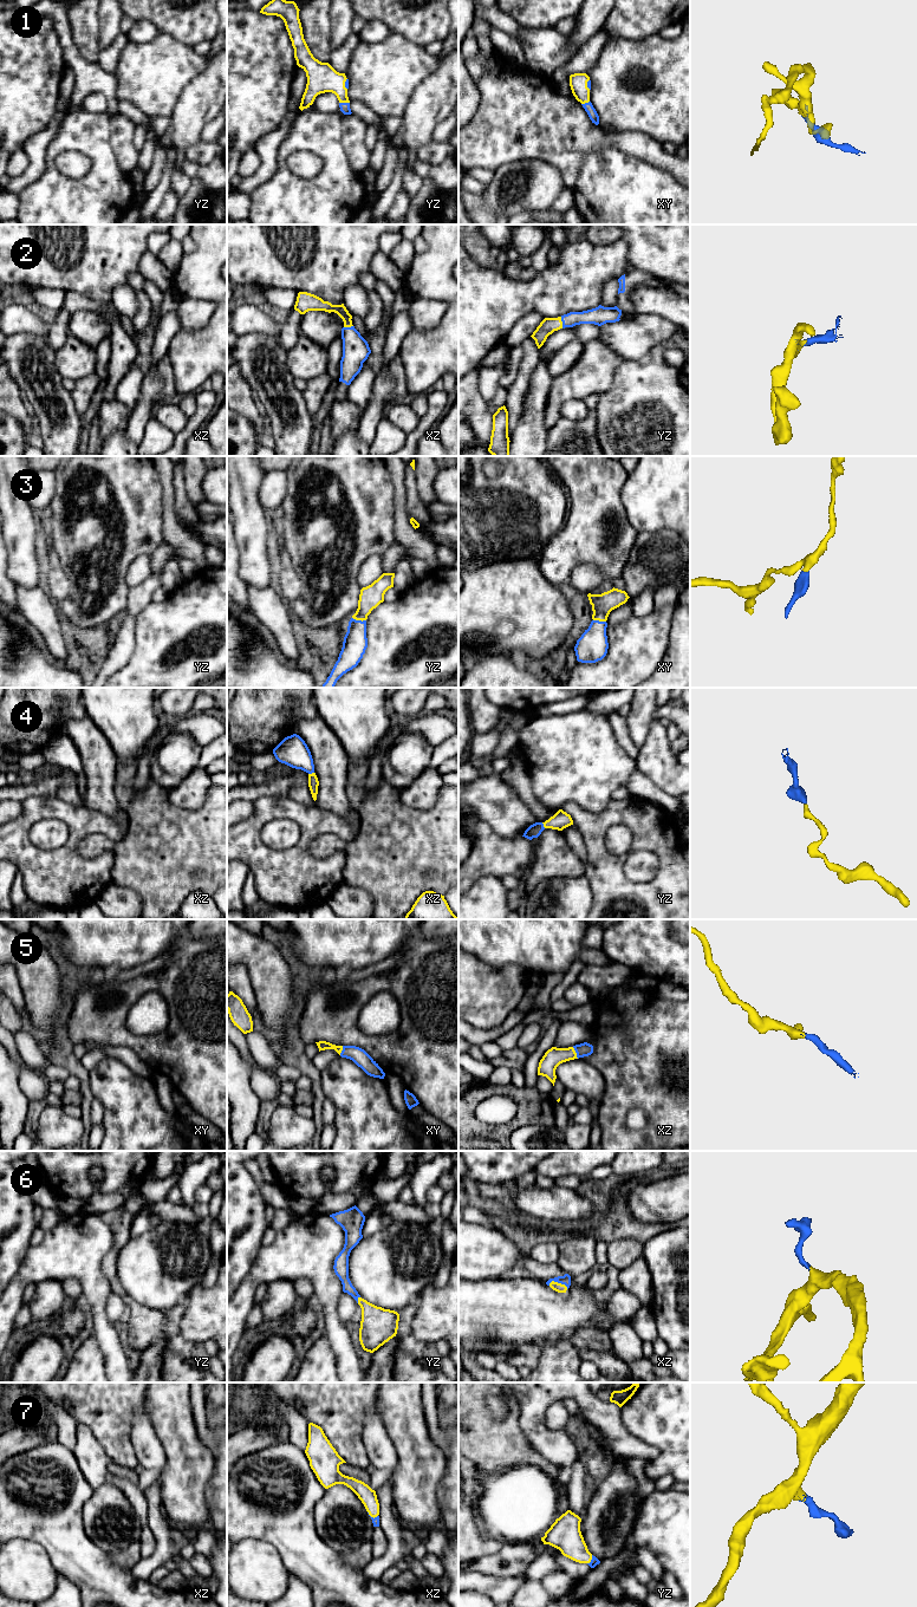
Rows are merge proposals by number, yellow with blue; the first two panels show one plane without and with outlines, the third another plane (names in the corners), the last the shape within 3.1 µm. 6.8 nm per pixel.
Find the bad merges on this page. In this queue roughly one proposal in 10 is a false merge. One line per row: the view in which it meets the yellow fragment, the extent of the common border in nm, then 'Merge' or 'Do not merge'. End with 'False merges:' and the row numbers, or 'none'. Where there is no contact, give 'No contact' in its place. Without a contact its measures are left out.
1: Touches yellow in yz. Shared border 70 nm. Merge
2: Touches yellow in yz. Shared border 80 nm. Merge
3: Touches yellow in yz. Shared border 100 nm. Merge
4: Touches yellow in xz. Shared border 40 nm. Merge
5: Touches yellow in xz. Shared border 90 nm. Merge
6: Touches yellow in xz. Shared border 140 nm. Merge
7: Touches yellow in yz. Shared border 70 nm. Merge
False merges: none

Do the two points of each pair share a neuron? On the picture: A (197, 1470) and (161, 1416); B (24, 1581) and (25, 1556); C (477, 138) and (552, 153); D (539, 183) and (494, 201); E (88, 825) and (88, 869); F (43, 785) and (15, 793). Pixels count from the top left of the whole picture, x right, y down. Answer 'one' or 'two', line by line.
A: one
B: one
C: one
D: one
E: one
F: one

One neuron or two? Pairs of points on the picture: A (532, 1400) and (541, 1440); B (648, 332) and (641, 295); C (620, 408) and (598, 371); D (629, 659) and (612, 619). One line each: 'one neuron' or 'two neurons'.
A: one neuron
B: two neurons
C: two neurons
D: two neurons

